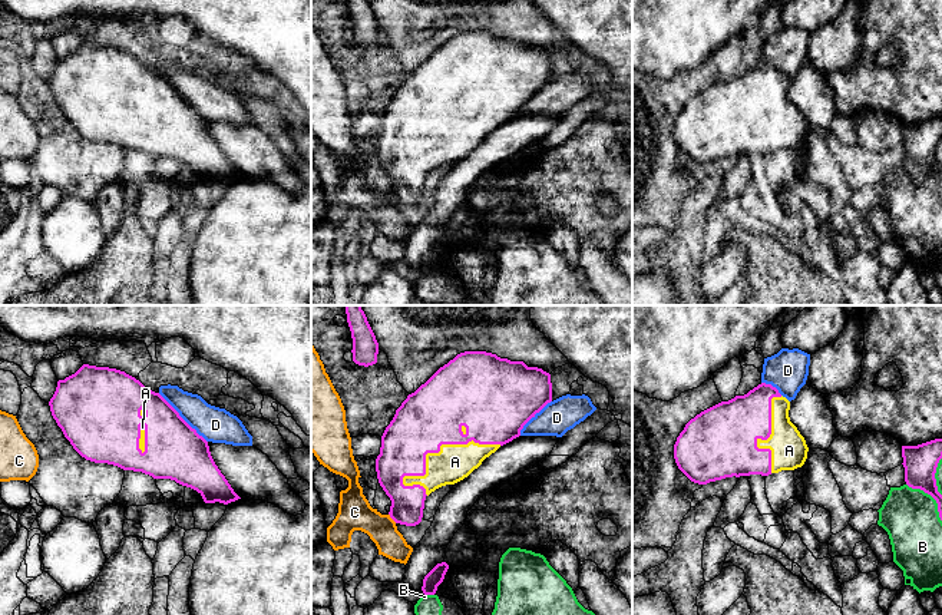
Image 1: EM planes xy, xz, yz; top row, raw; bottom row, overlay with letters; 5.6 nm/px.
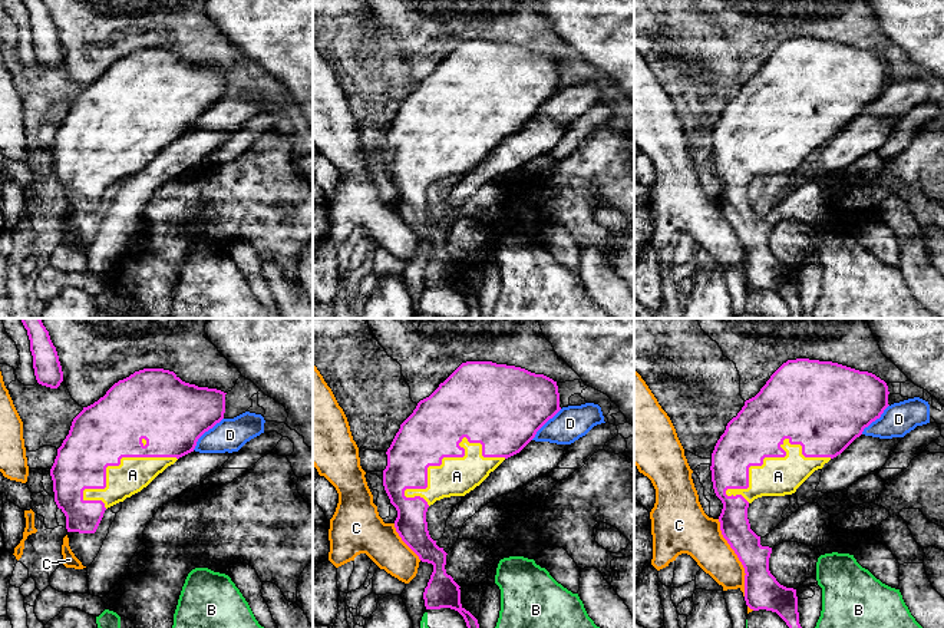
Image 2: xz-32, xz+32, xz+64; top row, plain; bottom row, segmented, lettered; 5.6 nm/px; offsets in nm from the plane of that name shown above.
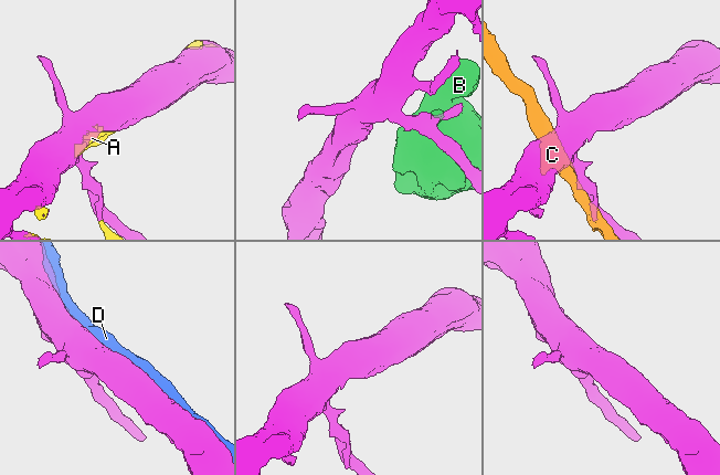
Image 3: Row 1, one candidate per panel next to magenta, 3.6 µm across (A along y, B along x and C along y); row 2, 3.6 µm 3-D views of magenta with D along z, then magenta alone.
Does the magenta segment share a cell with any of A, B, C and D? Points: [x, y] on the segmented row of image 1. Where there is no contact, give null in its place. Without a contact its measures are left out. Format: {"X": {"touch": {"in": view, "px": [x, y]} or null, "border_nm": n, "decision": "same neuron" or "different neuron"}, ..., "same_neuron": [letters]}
{"A": {"touch": {"in": "xz", "px": [439, 447]}, "border_nm": 600, "decision": "same neuron"}, "B": {"touch": {"in": "yz", "px": [931, 495]}, "border_nm": 300, "decision": "different neuron"}, "C": {"touch": {"in": "xz", "px": [392, 518]}, "border_nm": 70, "decision": "different neuron"}, "D": {"touch": {"in": "xy", "px": [181, 417]}, "border_nm": 400, "decision": "different neuron"}, "same_neuron": ["A"]}

